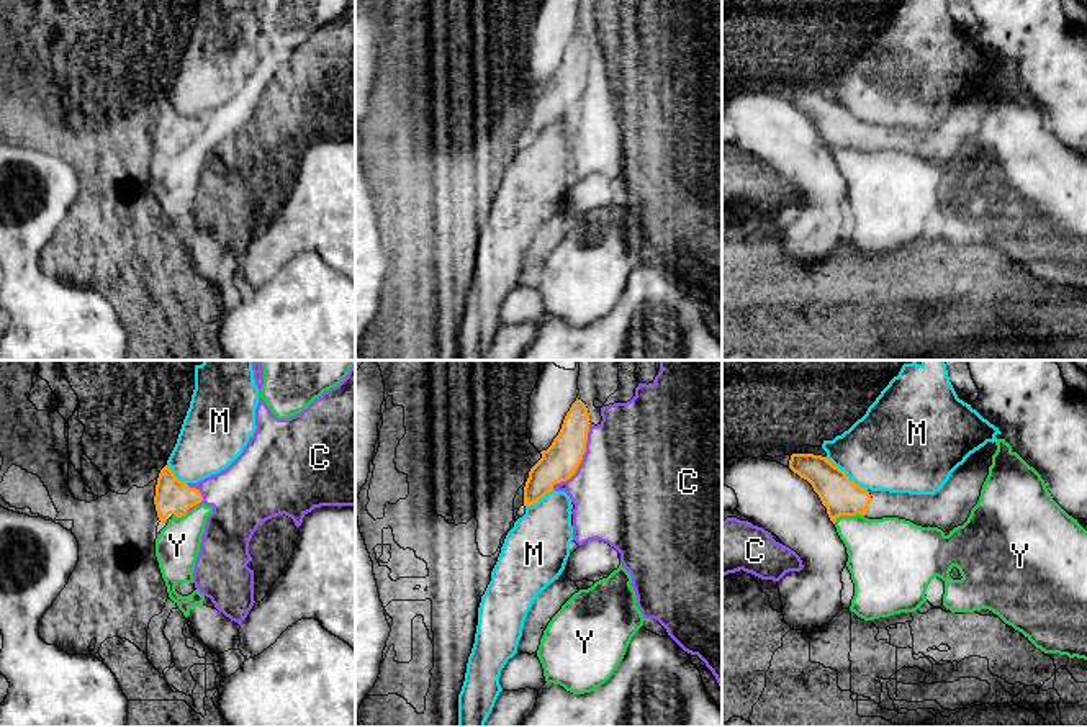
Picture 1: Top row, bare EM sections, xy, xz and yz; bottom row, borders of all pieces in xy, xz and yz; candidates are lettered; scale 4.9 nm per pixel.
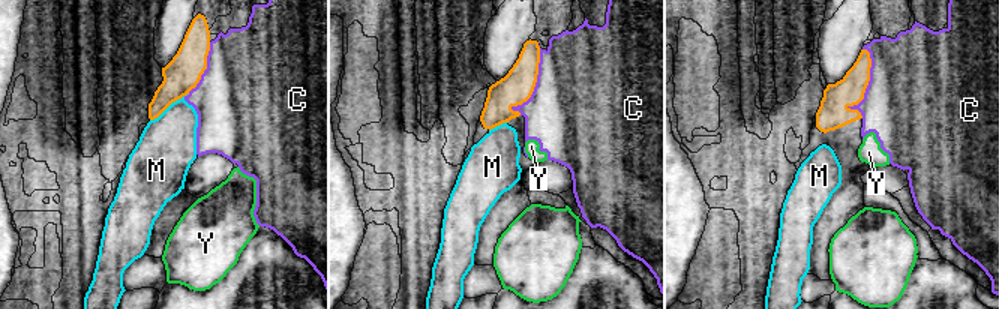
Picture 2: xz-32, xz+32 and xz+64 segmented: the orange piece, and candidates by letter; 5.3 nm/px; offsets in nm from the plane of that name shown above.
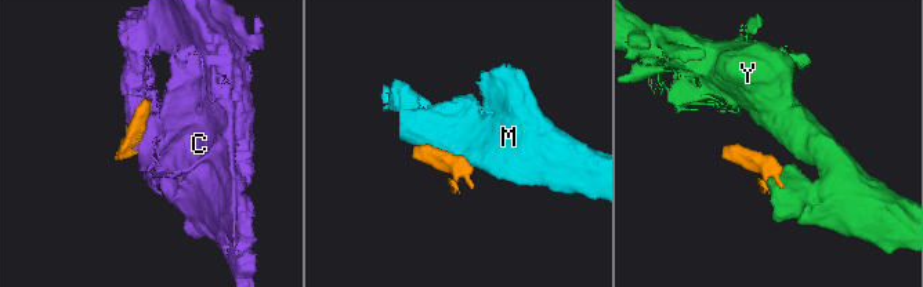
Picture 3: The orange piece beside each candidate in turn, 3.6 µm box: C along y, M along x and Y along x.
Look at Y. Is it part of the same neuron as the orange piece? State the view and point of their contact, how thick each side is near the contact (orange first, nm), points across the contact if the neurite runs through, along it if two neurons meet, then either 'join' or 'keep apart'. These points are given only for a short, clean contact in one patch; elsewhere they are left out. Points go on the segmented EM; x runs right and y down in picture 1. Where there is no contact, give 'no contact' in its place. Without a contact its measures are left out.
yz (848, 514) | 190/340 nm | along yz (863, 514), (842, 514), (834, 523) | keep apart

